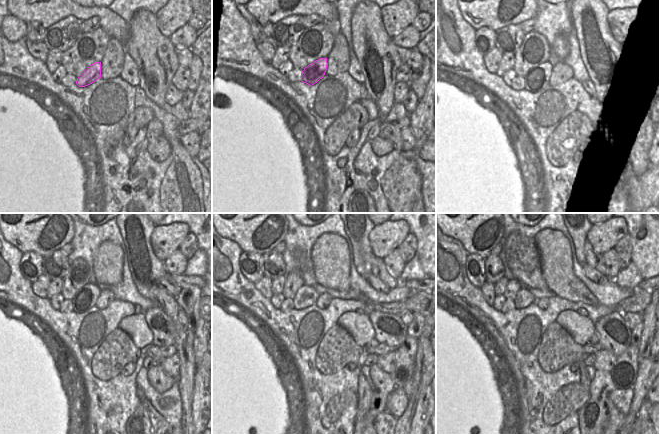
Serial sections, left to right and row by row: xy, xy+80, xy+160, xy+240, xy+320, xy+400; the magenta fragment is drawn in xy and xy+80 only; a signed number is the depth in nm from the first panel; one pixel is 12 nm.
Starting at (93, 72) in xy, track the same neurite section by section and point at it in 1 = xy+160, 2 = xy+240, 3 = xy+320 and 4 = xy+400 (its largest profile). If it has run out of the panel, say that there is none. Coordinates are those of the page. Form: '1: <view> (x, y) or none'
1: xy+160 (536, 74)
2: xy+240 (86, 297)
3: xy+320 (306, 296)
4: xy+400 (524, 298)

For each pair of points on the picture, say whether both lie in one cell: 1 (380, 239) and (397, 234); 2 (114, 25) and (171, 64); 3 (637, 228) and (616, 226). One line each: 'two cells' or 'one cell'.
1: one cell
2: two cells
3: two cells

